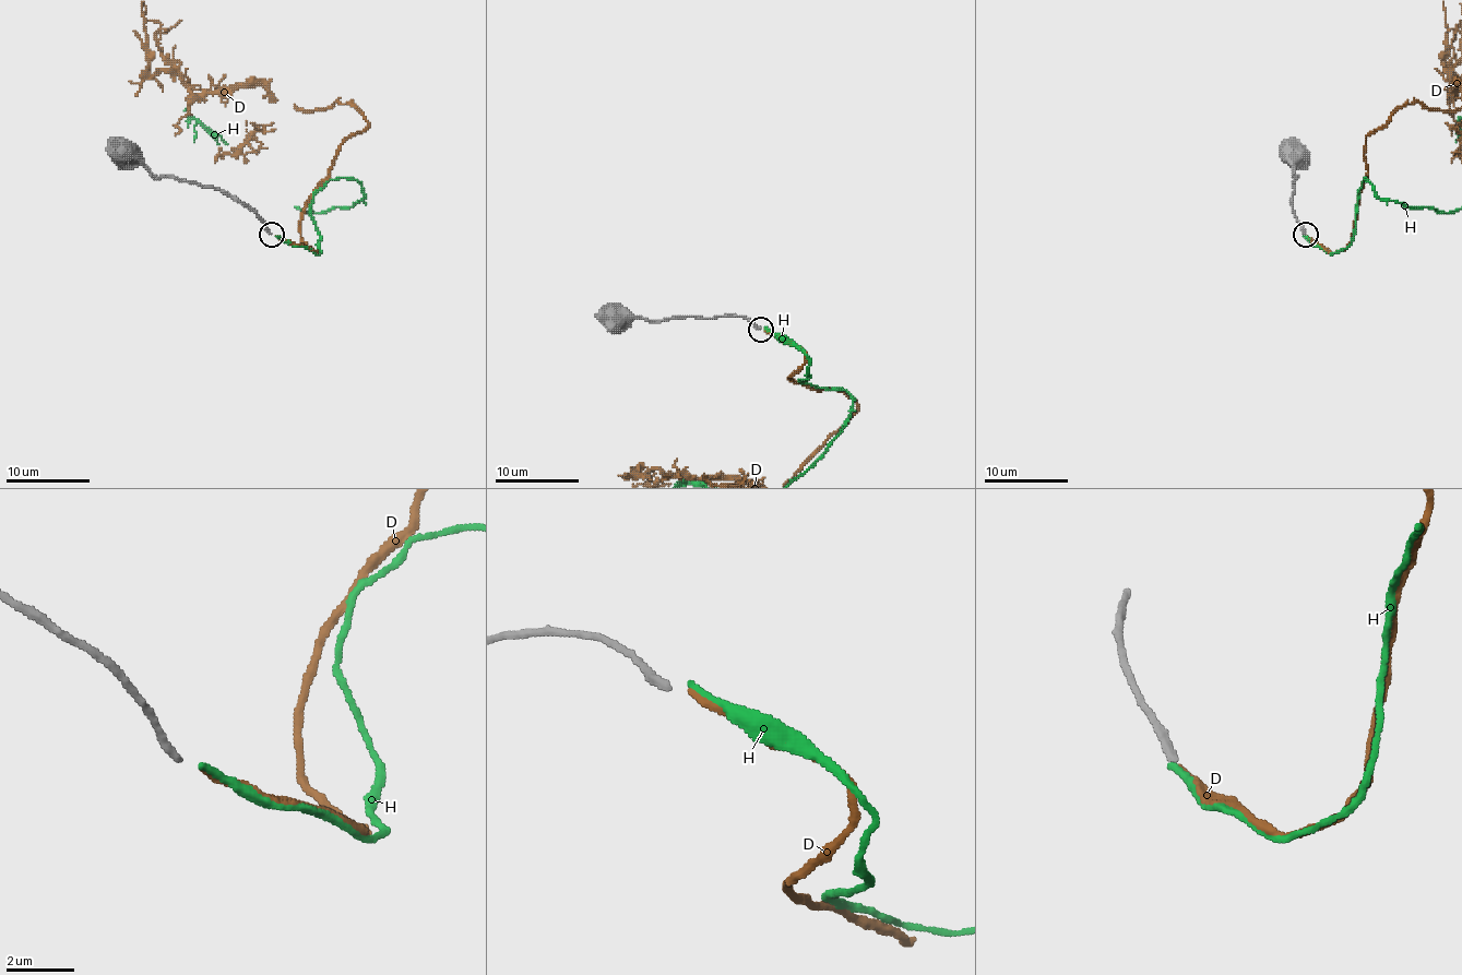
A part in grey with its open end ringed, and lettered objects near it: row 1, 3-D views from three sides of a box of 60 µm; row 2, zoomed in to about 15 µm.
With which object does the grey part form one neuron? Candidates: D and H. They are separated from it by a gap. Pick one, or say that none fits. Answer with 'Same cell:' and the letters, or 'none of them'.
Same cell: D

